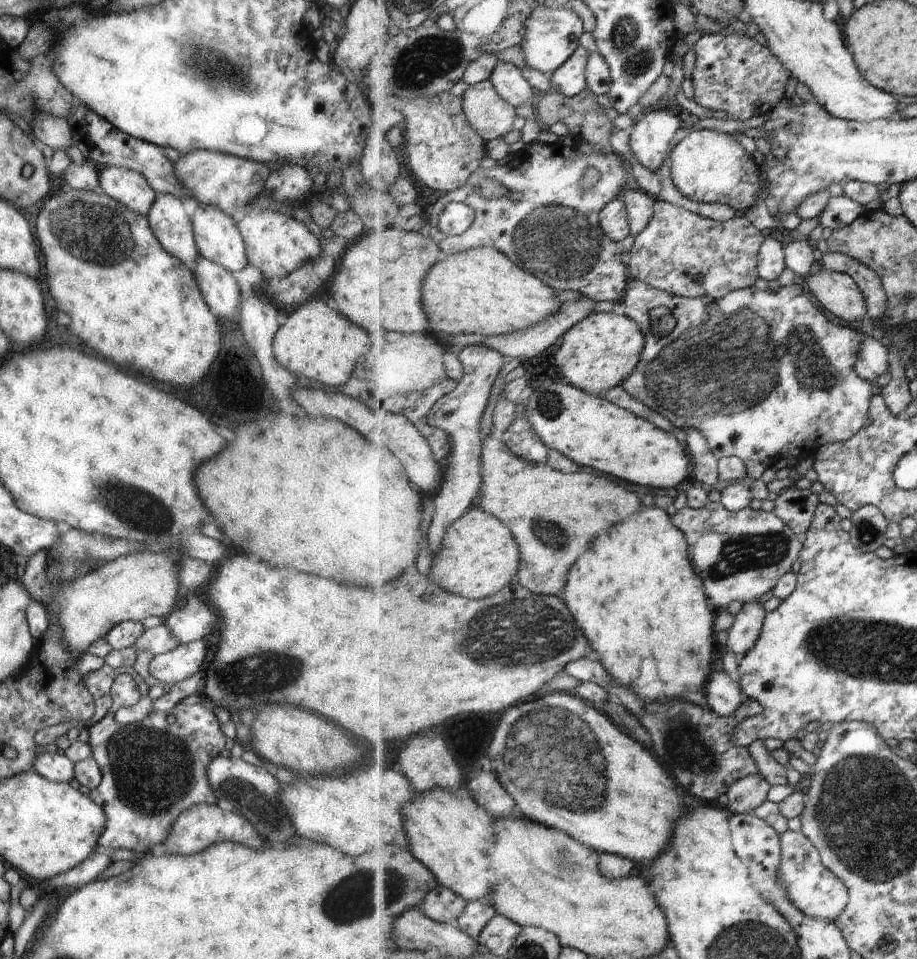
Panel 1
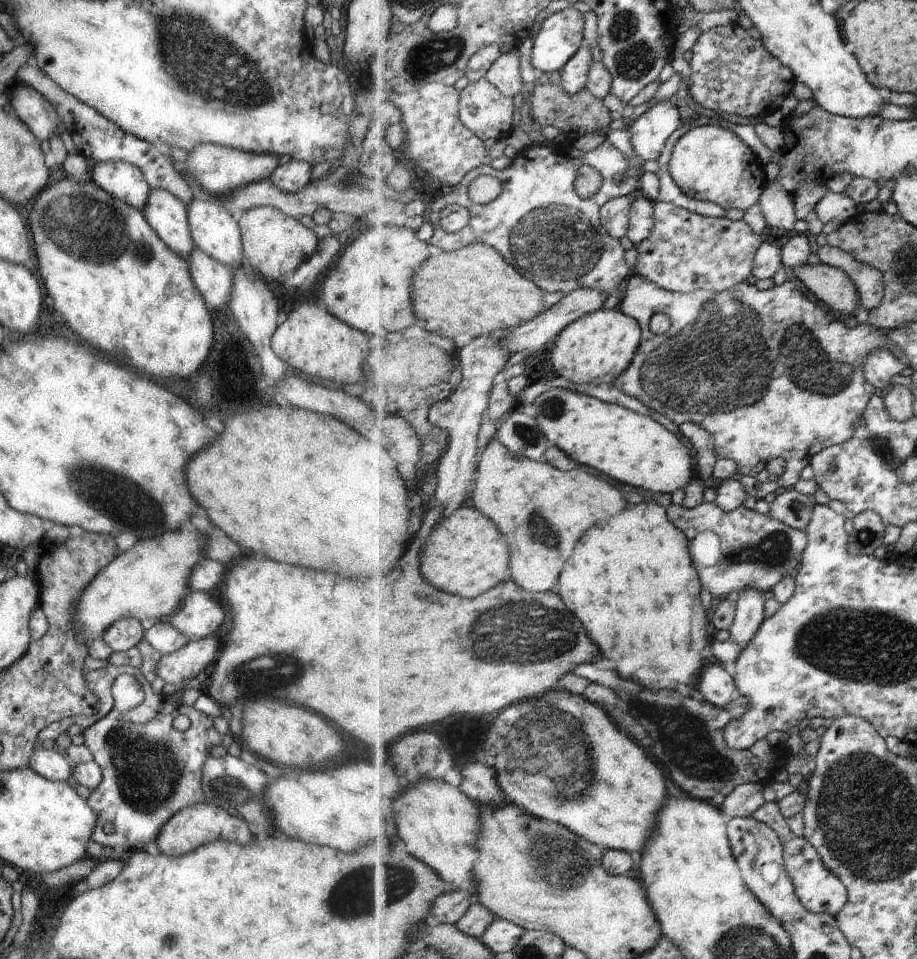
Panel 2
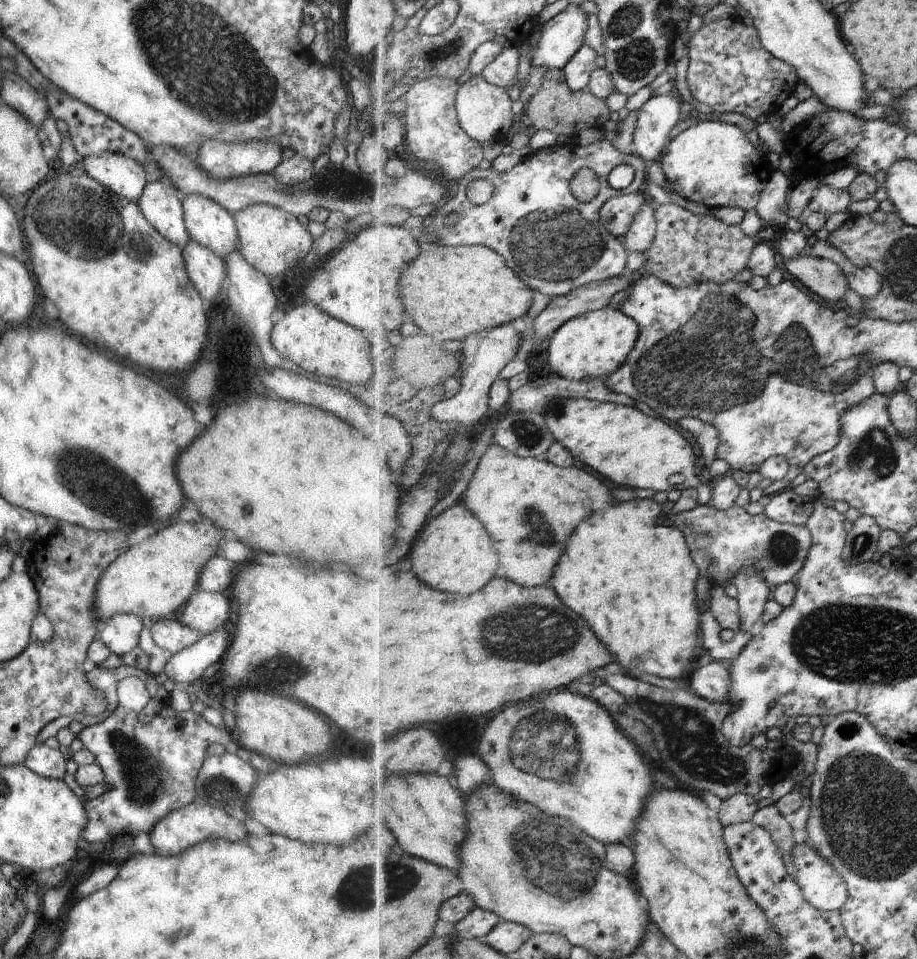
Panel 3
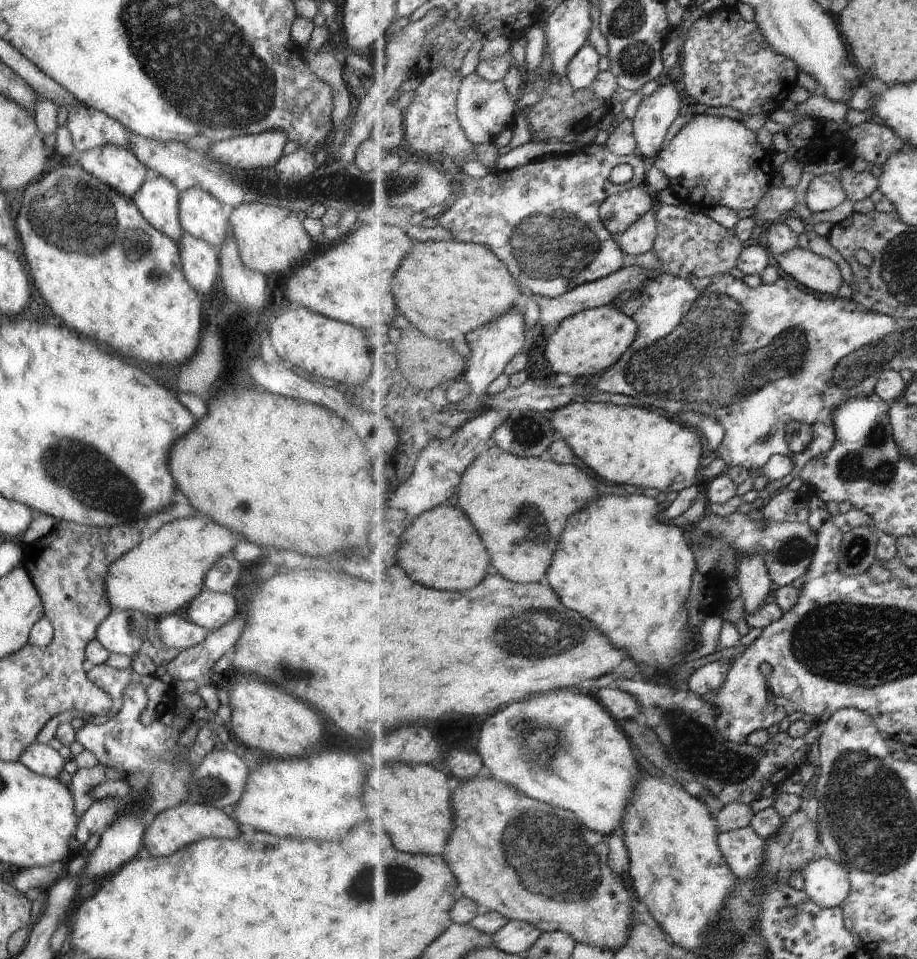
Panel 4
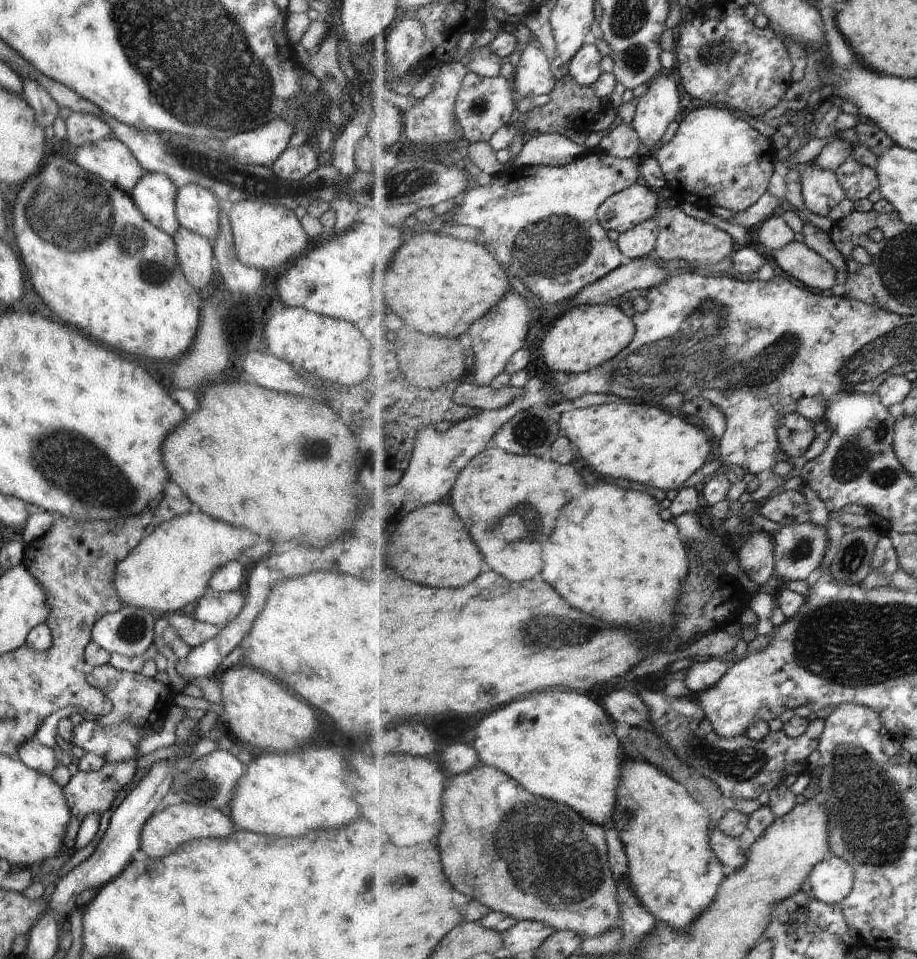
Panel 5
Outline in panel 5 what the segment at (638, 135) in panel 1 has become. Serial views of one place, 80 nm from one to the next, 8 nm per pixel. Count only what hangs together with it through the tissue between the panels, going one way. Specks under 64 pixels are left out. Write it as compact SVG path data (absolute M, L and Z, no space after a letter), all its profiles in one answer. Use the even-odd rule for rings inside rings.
M666 74L658 75L650 83L649 91L639 100L633 127L644 144L660 146L672 122L680 121L682 98L676 80Z

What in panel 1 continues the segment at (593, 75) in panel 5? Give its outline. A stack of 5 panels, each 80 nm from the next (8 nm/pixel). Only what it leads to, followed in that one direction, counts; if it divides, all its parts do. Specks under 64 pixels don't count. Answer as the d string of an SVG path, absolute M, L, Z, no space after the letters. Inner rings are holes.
M581 46L574 56L562 68L559 68L551 77L551 82L566 96L575 97L589 88L587 70L591 52Z

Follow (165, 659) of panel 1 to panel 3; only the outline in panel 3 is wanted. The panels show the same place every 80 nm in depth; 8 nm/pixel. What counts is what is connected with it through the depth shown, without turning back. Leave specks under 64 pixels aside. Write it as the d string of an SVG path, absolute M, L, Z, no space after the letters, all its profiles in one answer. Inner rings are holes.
M224 627L206 633L198 642L173 653L163 671L175 682L192 683L203 679L222 660L231 640Z

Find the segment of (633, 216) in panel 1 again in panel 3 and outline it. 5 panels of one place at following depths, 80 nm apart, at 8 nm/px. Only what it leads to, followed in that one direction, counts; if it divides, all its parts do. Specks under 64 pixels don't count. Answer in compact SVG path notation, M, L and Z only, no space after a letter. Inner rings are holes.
M646 204L625 236L625 247L645 254L654 246L658 227L657 210Z

